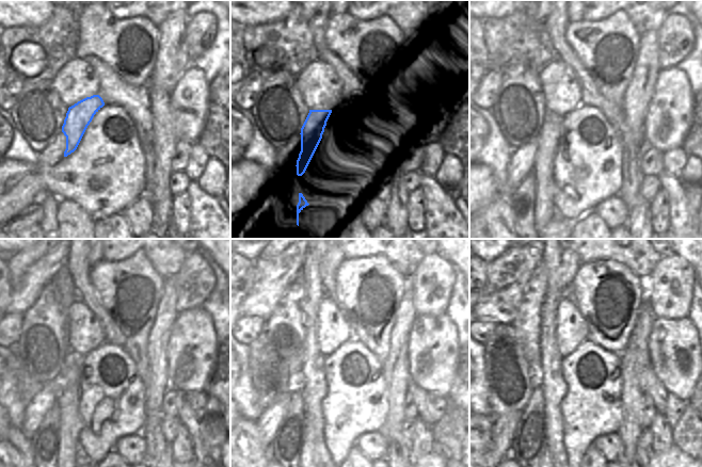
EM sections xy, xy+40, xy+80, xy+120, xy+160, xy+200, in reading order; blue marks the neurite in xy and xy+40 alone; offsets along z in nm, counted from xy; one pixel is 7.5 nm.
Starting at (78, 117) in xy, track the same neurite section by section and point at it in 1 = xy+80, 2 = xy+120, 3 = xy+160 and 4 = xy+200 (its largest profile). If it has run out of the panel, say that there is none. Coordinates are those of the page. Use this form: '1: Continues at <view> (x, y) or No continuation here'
1: Continues at xy+80 (549, 133)
2: Continues at xy+120 (67, 452)
3: Continues at xy+160 (308, 451)
4: Continues at xy+200 (546, 455).

